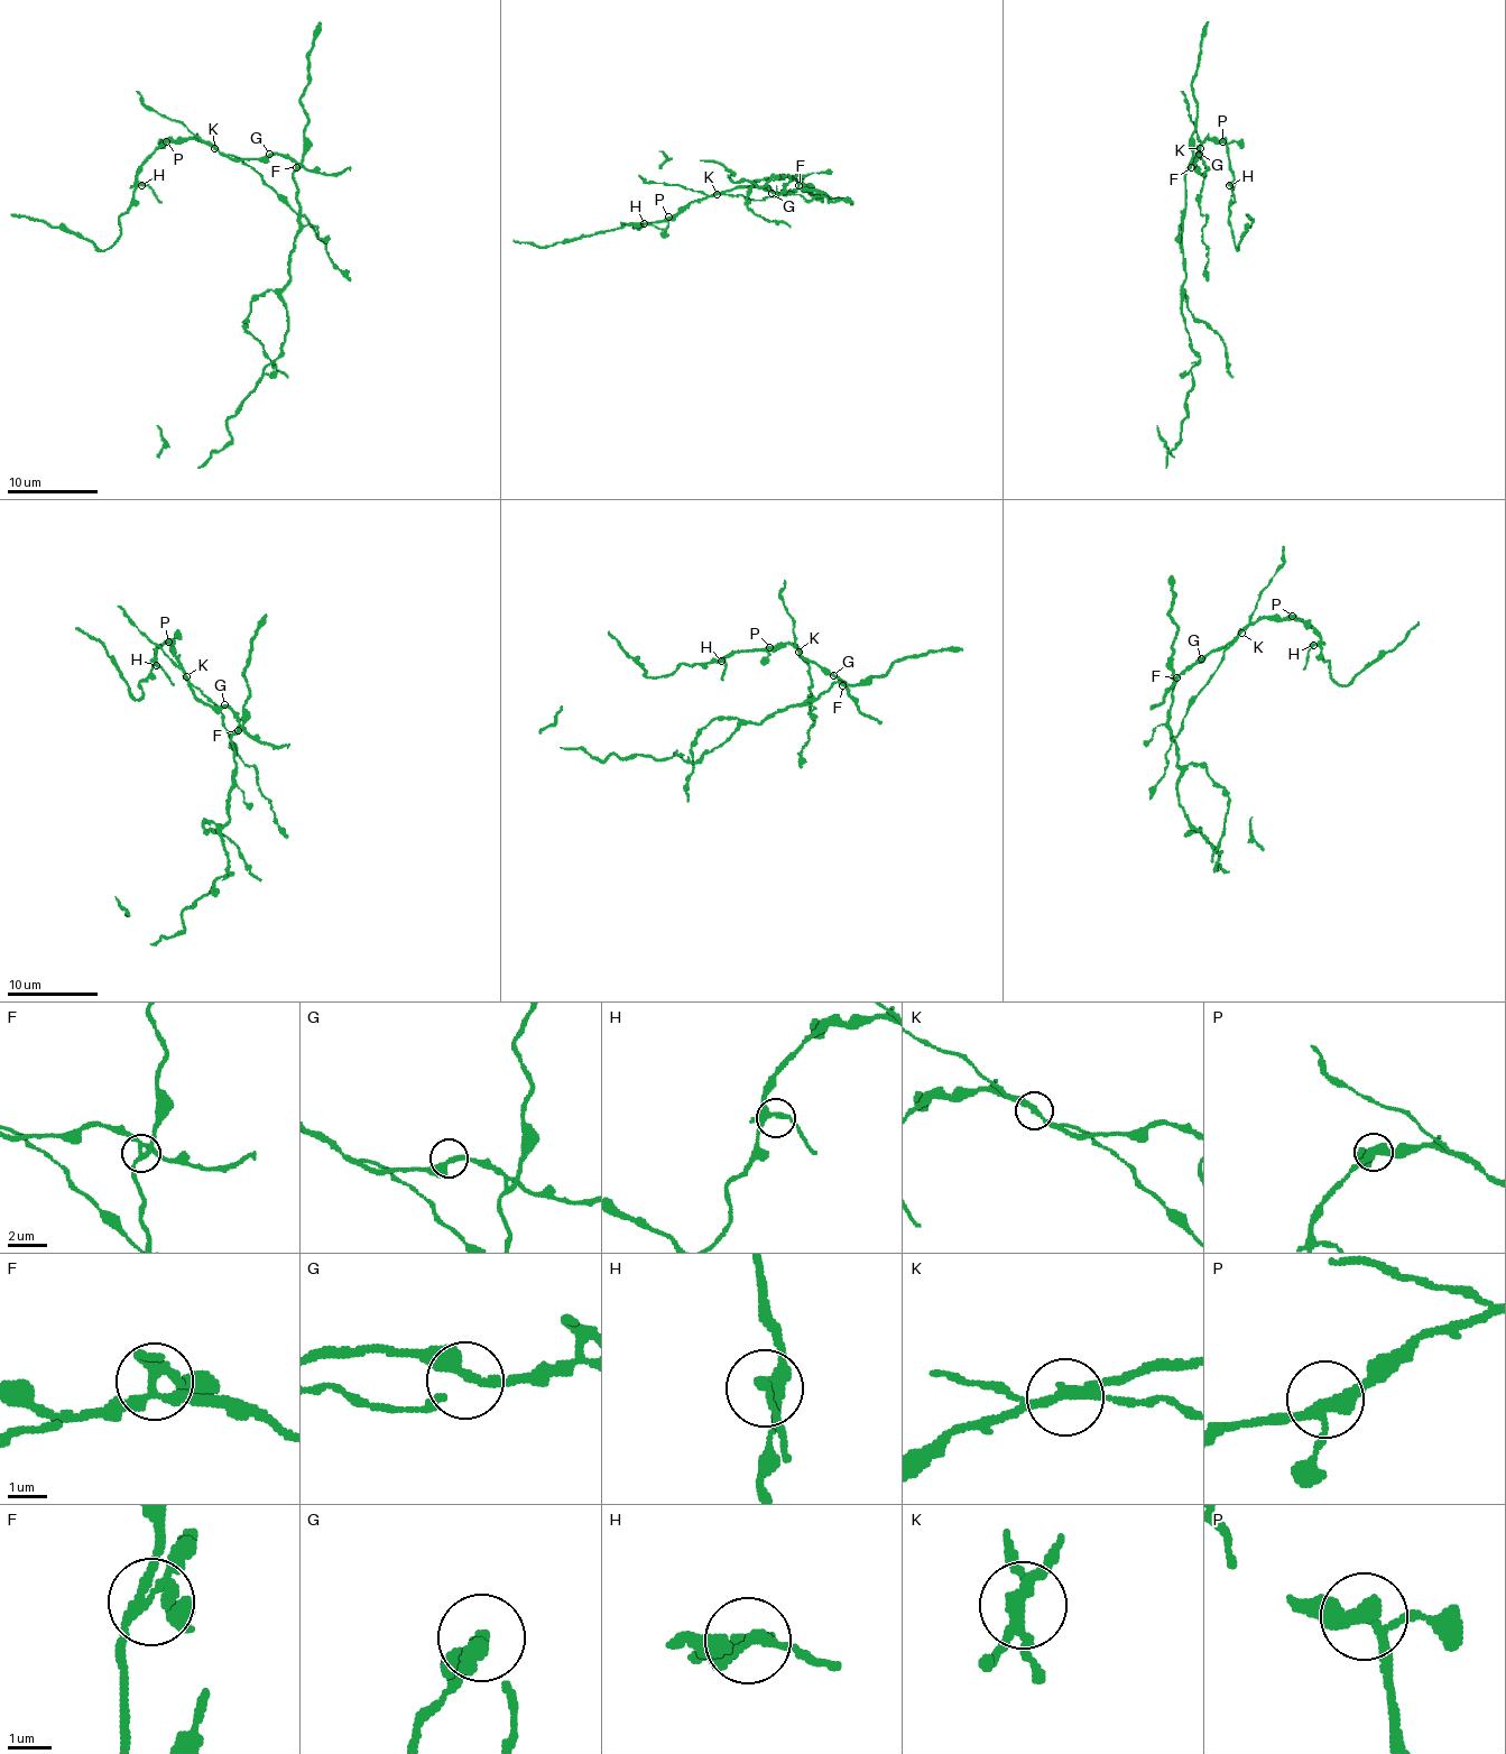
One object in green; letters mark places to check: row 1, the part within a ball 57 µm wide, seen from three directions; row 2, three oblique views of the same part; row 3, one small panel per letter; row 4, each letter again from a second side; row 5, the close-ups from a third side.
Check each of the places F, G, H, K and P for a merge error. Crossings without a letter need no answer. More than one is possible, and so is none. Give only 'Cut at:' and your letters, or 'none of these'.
Cut at: F, K

